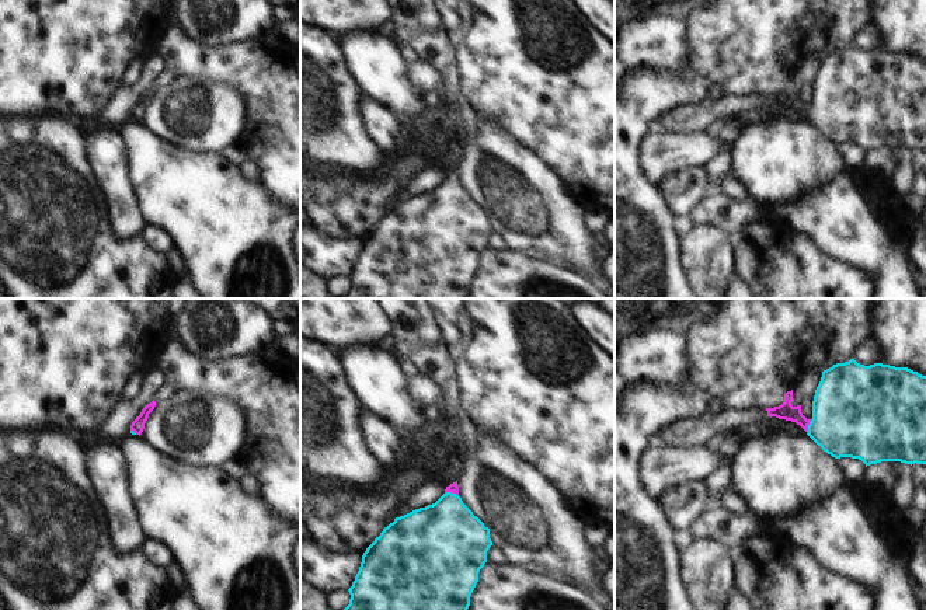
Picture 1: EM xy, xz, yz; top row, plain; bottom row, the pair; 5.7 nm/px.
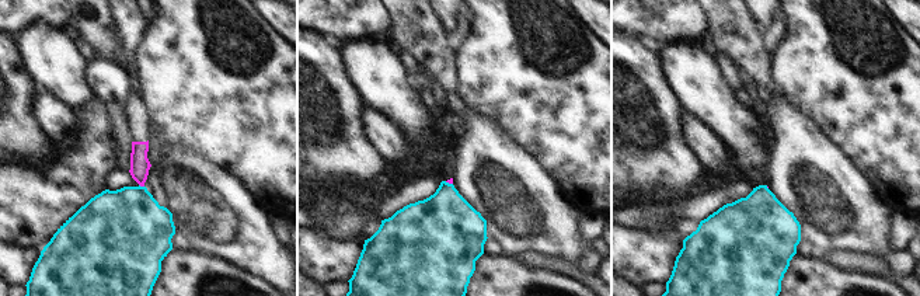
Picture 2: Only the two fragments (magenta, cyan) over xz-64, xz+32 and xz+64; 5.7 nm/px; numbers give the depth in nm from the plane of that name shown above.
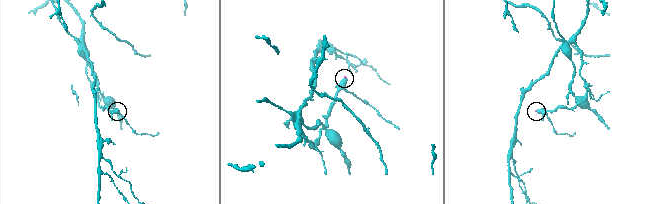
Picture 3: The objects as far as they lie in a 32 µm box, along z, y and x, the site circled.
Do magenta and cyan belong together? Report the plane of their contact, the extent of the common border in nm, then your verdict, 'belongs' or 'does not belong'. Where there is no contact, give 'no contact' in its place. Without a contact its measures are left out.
yz | 90 nm | belongs

